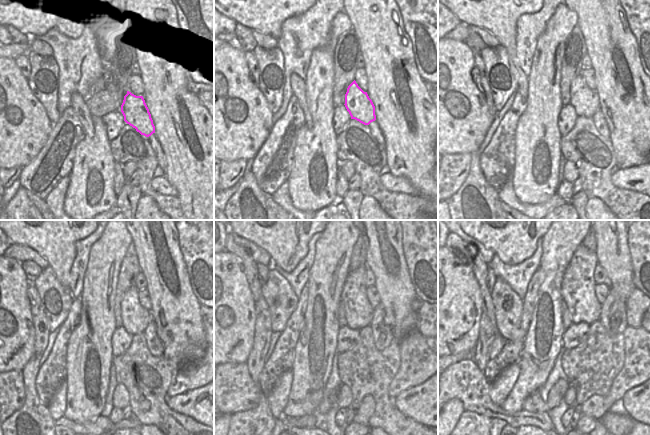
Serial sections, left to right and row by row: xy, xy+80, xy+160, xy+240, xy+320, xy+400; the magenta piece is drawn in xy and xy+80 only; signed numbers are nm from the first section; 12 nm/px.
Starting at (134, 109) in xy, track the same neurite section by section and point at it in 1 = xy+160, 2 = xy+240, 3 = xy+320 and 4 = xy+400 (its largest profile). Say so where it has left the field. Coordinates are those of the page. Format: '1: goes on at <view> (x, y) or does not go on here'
1: goes on at xy+160 (585, 101)
2: goes on at xy+240 (135, 318)
3: goes on at xy+320 (358, 312)
4: goes on at xy+400 (578, 285)

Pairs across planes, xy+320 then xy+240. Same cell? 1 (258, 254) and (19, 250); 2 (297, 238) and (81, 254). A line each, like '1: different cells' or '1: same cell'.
1: same cell
2: different cells

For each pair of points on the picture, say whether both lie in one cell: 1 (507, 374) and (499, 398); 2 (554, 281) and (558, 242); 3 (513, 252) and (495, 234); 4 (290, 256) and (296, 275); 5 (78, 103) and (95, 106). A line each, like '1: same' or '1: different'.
1: same
2: same
3: same
4: different
5: different

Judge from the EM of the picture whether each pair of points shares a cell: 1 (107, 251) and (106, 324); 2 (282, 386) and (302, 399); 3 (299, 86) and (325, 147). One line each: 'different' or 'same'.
1: same
2: different
3: different

